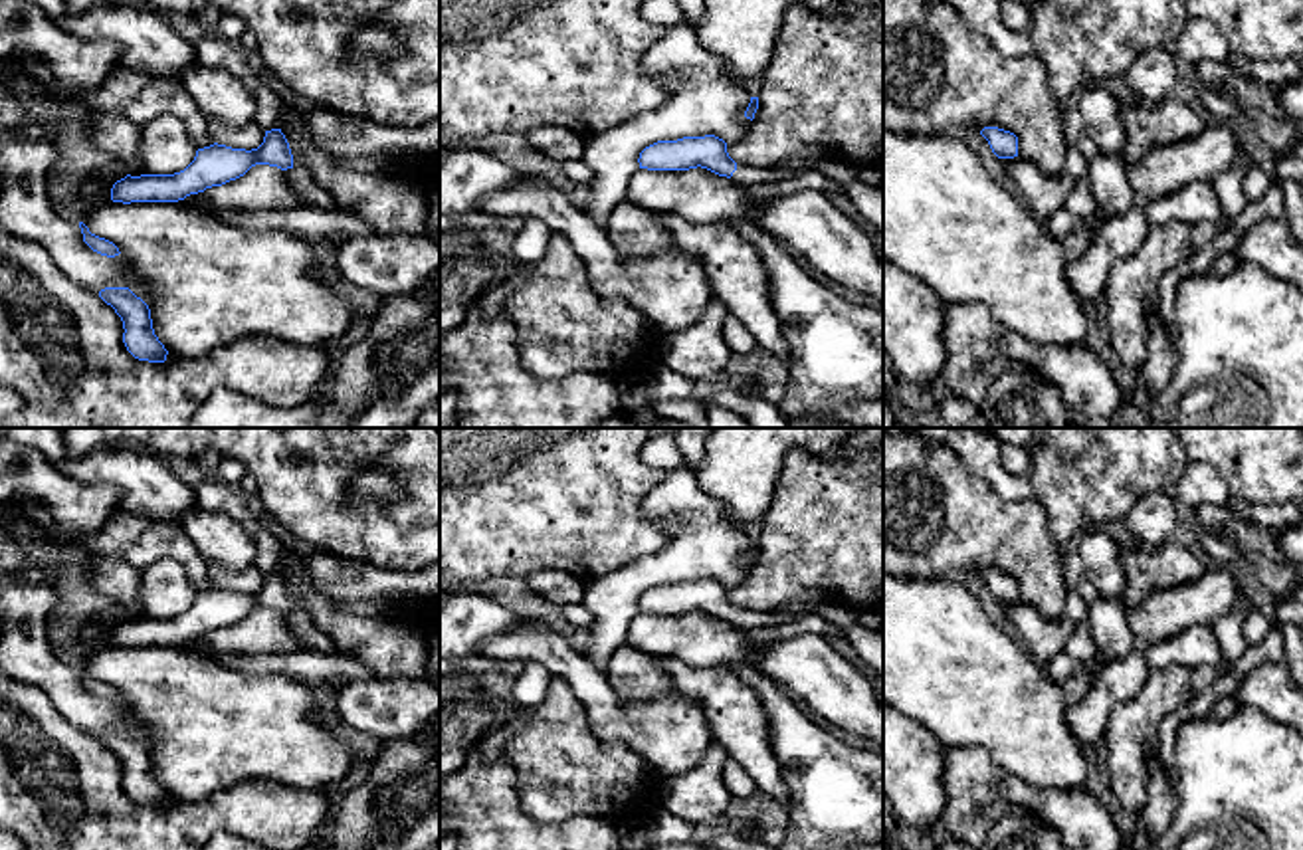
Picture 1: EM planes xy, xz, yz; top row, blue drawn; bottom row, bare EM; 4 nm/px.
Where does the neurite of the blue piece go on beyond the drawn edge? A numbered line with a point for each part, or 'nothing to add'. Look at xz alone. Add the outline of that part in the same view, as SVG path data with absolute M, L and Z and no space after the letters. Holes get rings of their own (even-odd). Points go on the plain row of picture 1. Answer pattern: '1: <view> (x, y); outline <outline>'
1: xz (745, 619); outline M737 608L737 614L733 616L731 624L739 630L752 630L752 628L768 628L768 626L780 626L780 624L788 624L800 616L806 616L810 612L802 612L802 610L792 610L792 612L754 612L749 608Z

